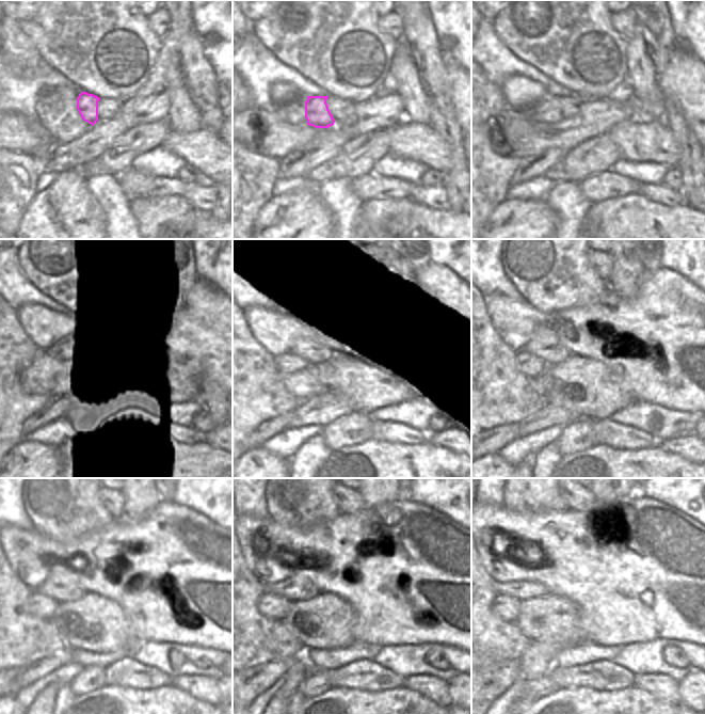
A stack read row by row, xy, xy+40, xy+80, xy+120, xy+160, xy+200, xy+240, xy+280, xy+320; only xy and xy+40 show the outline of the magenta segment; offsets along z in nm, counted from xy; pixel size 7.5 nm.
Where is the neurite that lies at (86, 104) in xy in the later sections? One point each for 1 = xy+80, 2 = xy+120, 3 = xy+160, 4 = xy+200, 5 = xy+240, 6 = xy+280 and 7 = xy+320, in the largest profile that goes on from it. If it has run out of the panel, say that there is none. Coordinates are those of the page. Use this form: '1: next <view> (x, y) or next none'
1: next xy+80 (547, 111)
2: next xy+120 (59, 353)
3: next xy+160 (287, 363)
4: next xy+200 (529, 365)
5: next xy+240 (43, 606)
6: next xy+280 (272, 606)
7: next xy+320 (507, 607)

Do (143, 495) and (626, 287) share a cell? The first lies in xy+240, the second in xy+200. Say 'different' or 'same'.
same

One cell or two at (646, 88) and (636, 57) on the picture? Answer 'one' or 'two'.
one

